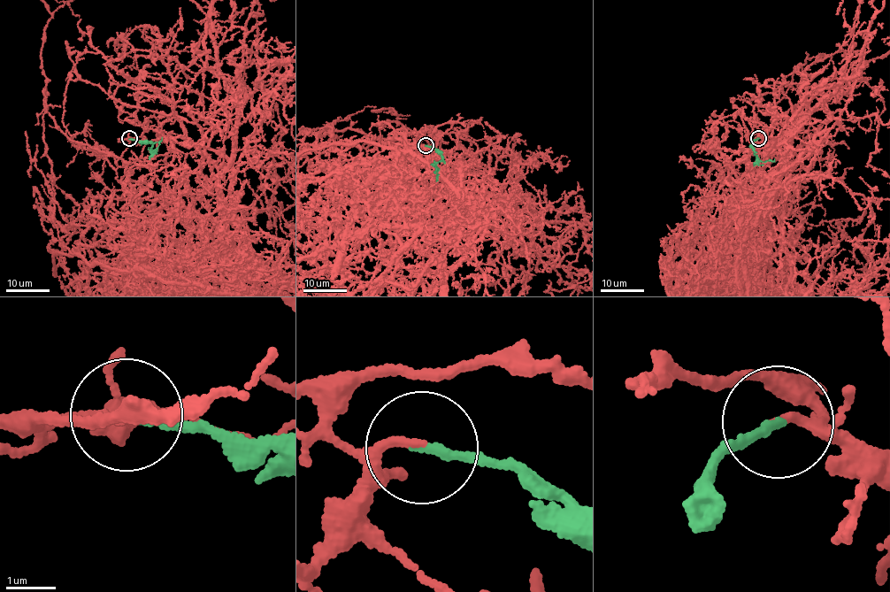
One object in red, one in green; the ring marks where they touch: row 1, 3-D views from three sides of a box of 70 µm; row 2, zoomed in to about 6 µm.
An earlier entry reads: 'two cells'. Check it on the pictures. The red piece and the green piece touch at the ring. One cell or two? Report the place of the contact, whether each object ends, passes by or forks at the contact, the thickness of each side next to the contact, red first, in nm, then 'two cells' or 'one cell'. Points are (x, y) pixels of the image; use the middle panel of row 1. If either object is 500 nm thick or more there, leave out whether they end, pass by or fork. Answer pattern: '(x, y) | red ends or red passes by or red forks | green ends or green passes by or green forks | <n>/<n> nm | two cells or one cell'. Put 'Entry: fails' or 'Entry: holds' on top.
Entry: fails
(425, 145) | red ends | green ends | 150/180 nm | one cell

